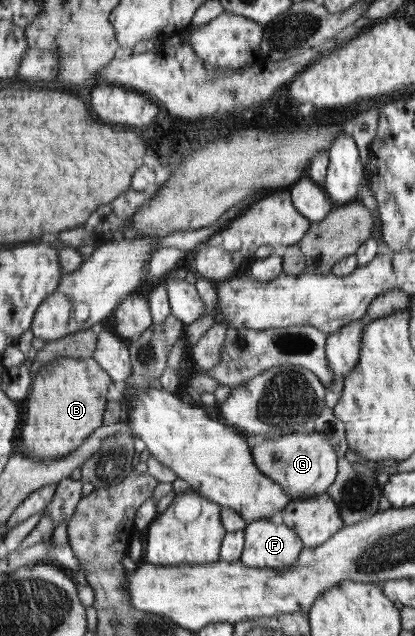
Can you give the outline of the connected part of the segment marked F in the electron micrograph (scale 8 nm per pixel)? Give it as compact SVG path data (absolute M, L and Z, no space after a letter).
M256 520L245 529L245 544L240 561L248 567L290 567L304 547L300 536L286 524L275 525L270 520Z

